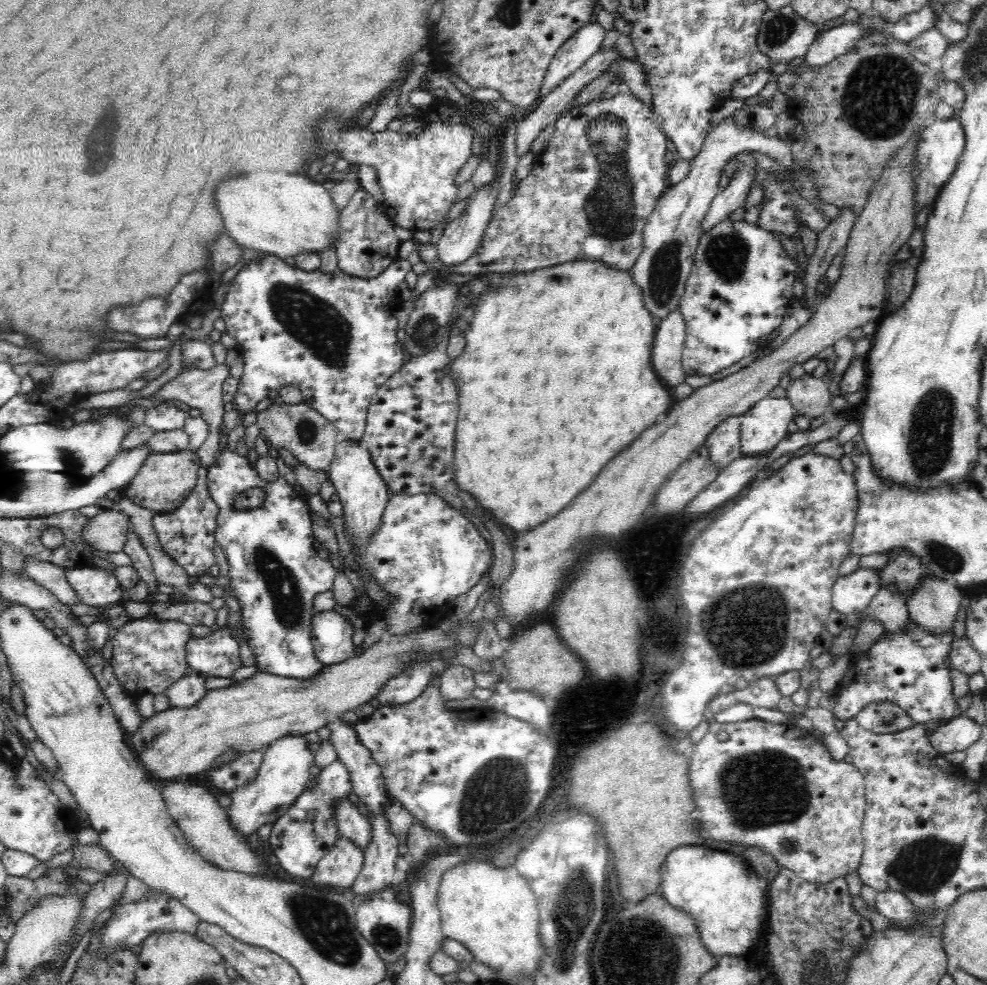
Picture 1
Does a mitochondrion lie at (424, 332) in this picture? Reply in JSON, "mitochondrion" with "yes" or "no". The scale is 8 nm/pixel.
{"mitochondrion":"yes"}

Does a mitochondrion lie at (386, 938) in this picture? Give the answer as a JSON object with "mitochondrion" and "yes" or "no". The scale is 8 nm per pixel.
{"mitochondrion":"yes"}

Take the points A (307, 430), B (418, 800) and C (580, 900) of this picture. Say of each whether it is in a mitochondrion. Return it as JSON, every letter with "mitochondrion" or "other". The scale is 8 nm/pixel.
{"A":"mitochondrion","B":"other","C":"mitochondrion"}

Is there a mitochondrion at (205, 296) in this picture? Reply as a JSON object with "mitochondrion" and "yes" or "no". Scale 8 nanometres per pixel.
{"mitochondrion":"no"}

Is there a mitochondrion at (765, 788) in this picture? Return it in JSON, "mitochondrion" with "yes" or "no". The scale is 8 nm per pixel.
{"mitochondrion":"yes"}

